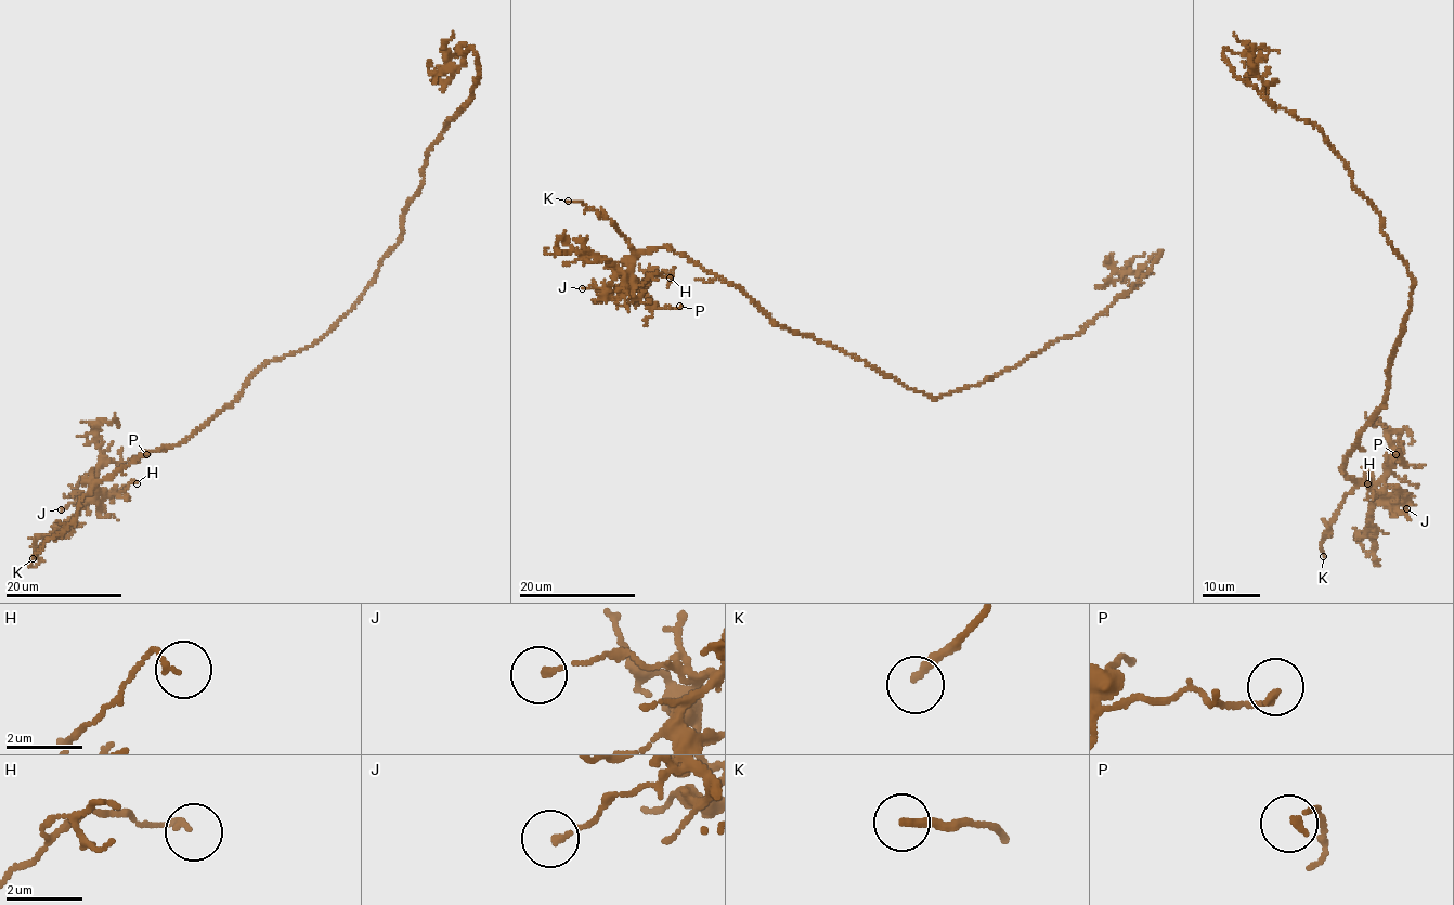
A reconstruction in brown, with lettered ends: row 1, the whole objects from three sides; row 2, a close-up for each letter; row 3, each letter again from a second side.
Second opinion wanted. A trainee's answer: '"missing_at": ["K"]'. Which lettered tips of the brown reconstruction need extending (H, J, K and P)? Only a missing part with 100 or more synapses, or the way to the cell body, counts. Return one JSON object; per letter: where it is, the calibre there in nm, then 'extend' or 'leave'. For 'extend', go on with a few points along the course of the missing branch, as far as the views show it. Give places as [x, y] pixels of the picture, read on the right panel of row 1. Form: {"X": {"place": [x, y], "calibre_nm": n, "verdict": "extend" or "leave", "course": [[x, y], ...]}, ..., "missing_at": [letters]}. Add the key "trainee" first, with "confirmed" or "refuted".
{"trainee": "confirmed", "H": {"place": [1367, 483], "calibre_nm": 120, "verdict": "leave"}, "J": {"place": [1406, 508], "calibre_nm": 140, "verdict": "leave"}, "K": {"place": [1323, 556], "calibre_nm": 220, "verdict": "extend"}, "P": {"place": [1396, 454], "calibre_nm": 140, "verdict": "leave"}, "missing_at": ["K"]}

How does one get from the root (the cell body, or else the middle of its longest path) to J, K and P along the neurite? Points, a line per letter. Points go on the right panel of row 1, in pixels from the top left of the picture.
J: (1411, 308), (1387, 373), (1386, 400), (1366, 423), (1344, 468), (1378, 498), (1390, 502), (1401, 499), (1406, 508)
K: (1411, 308), (1387, 373), (1386, 400), (1366, 423), (1344, 464), (1355, 486), (1326, 530), (1320, 547), (1323, 556)
P: (1411, 308), (1387, 373), (1386, 400), (1344, 468), (1374, 485), (1394, 460), (1402, 463), (1396, 454)

